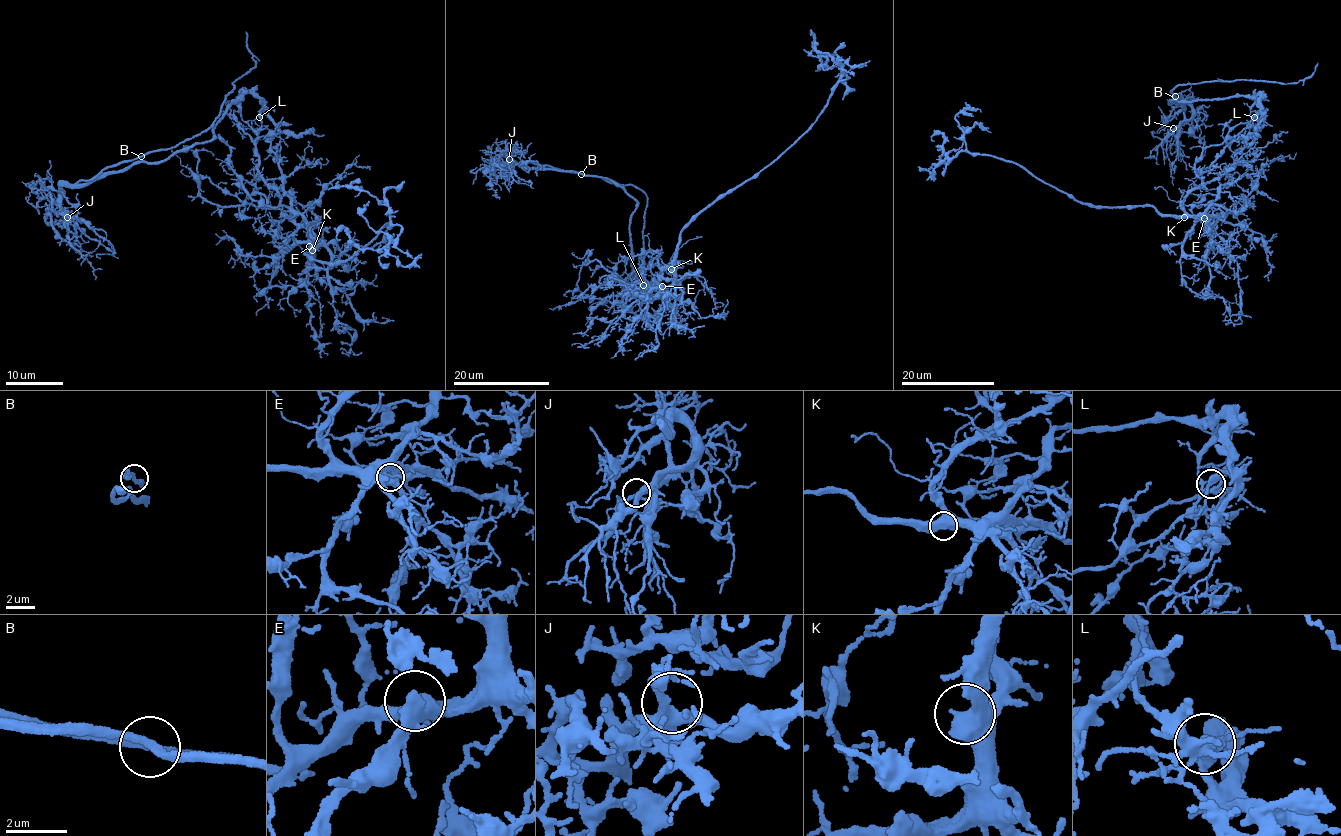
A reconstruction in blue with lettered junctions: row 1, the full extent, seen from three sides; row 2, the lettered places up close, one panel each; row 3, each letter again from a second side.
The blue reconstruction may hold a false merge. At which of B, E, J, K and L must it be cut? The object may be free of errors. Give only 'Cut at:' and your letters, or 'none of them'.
Cut at: L

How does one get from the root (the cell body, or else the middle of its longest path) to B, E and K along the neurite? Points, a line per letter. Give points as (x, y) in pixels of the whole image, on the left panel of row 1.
B: (257, 170), (257, 139), (236, 102), (214, 126), (211, 139), (183, 147), (157, 162), (145, 162), (141, 156)
E: (257, 170), (275, 187), (282, 205), (302, 213), (310, 238), (316, 244), (320, 241), (309, 246)
K: (257, 170), (261, 178), (275, 187), (282, 205), (302, 213), (312, 239), (312, 250)

